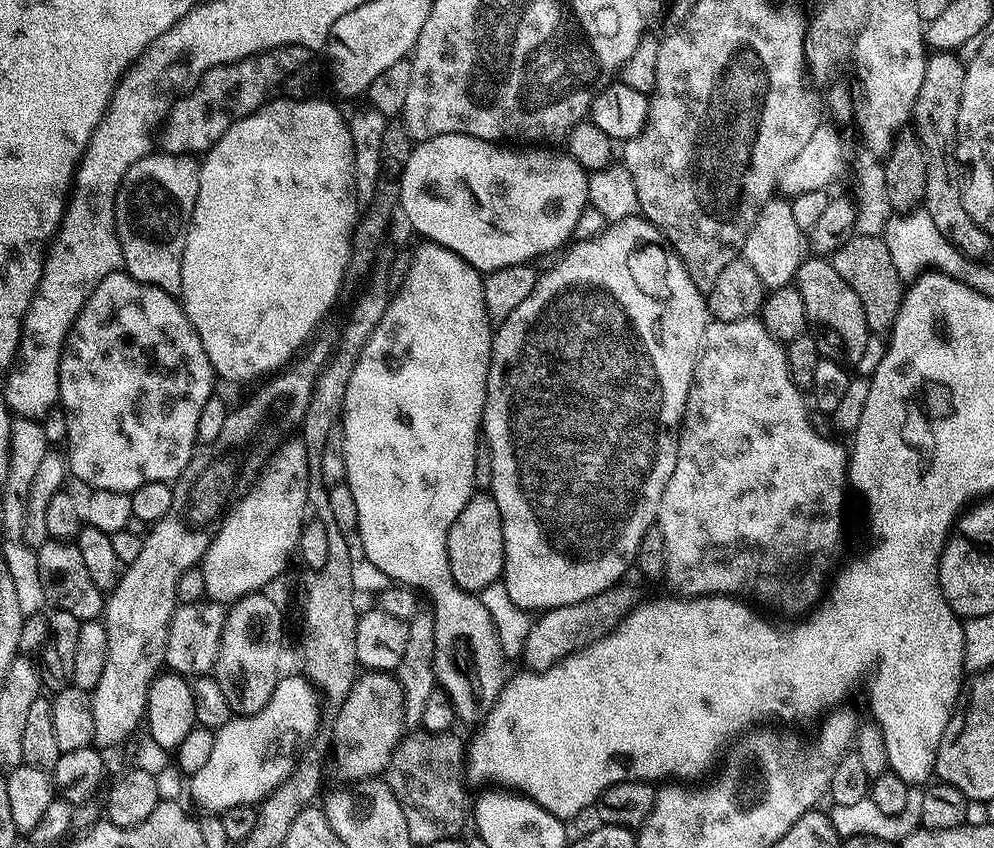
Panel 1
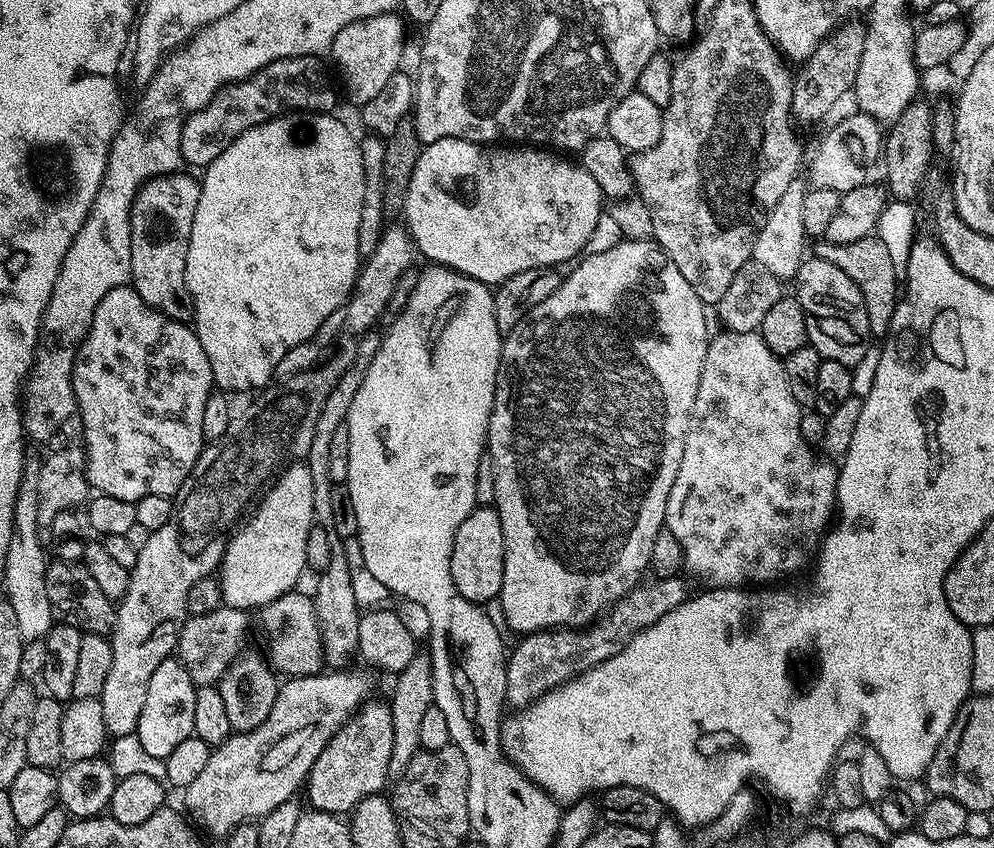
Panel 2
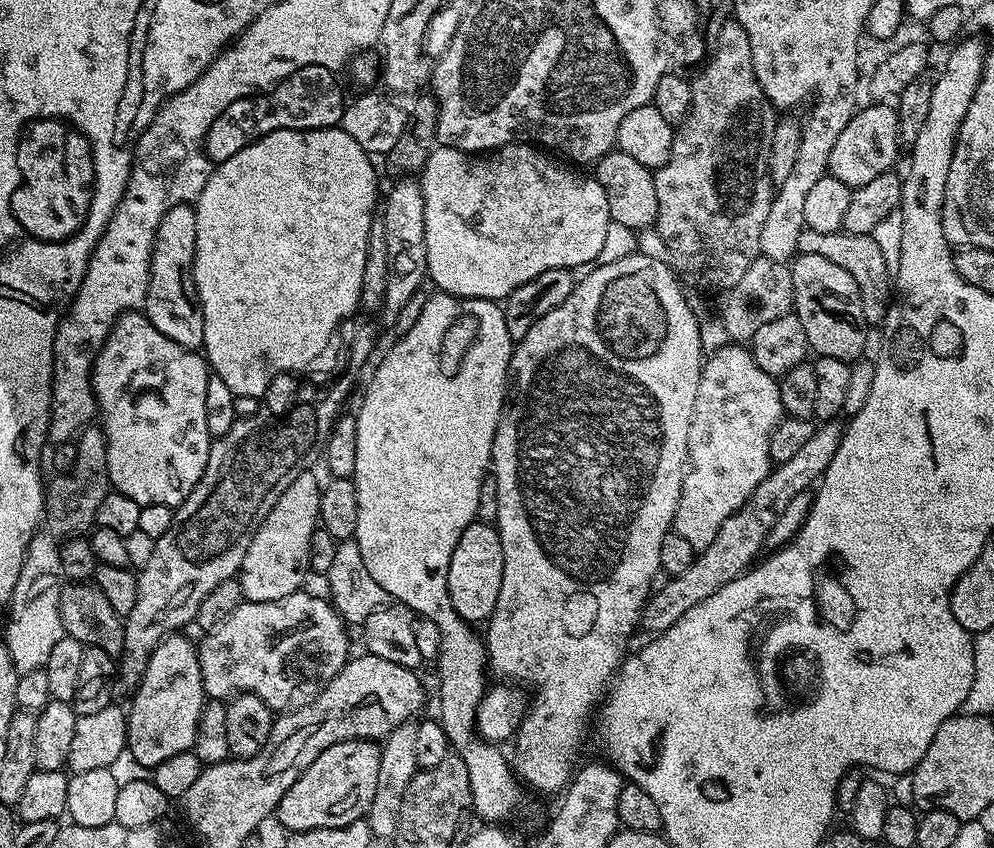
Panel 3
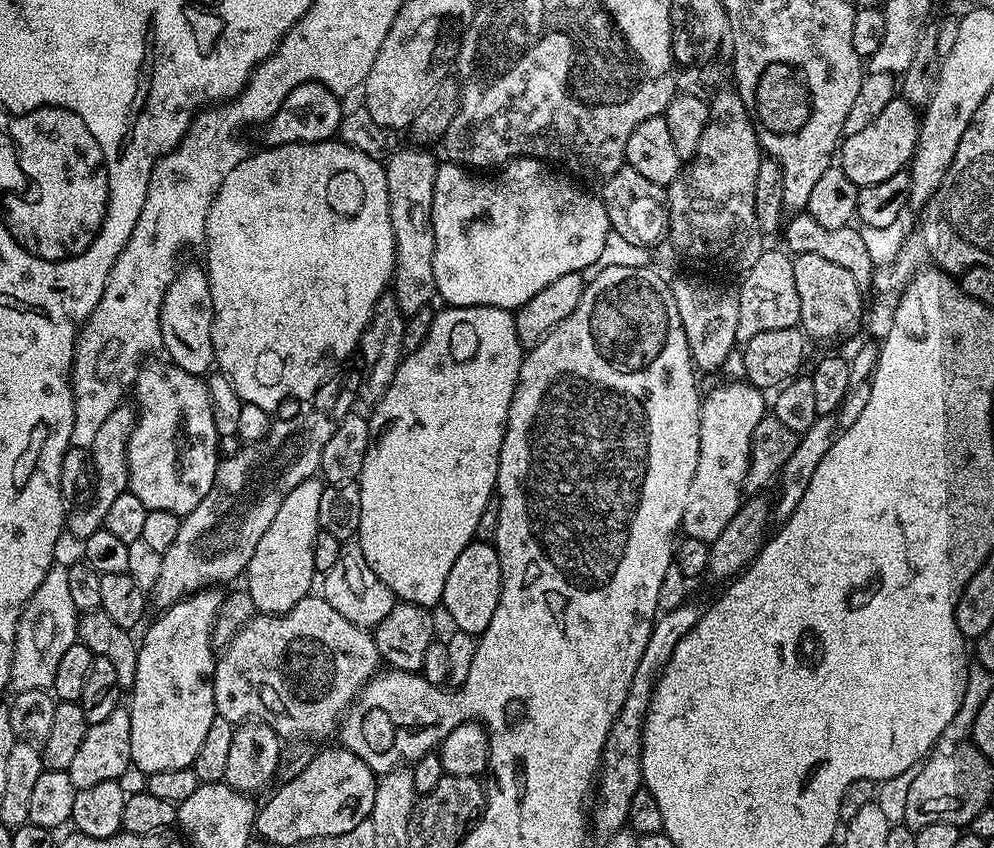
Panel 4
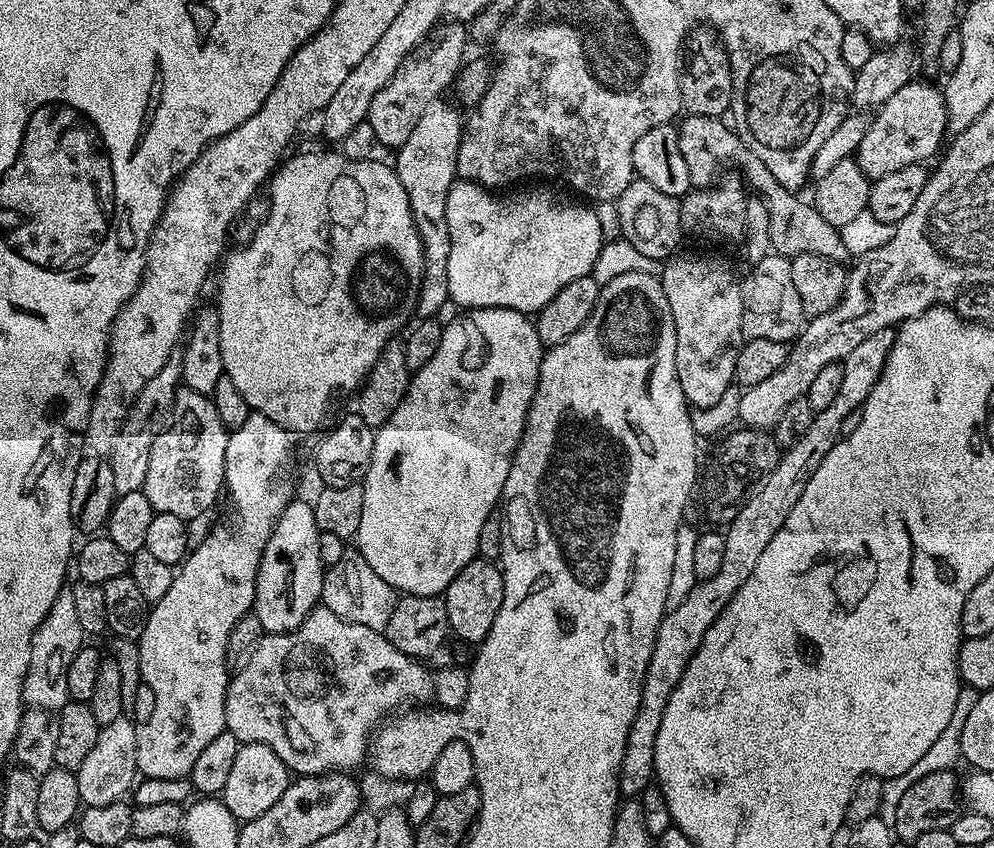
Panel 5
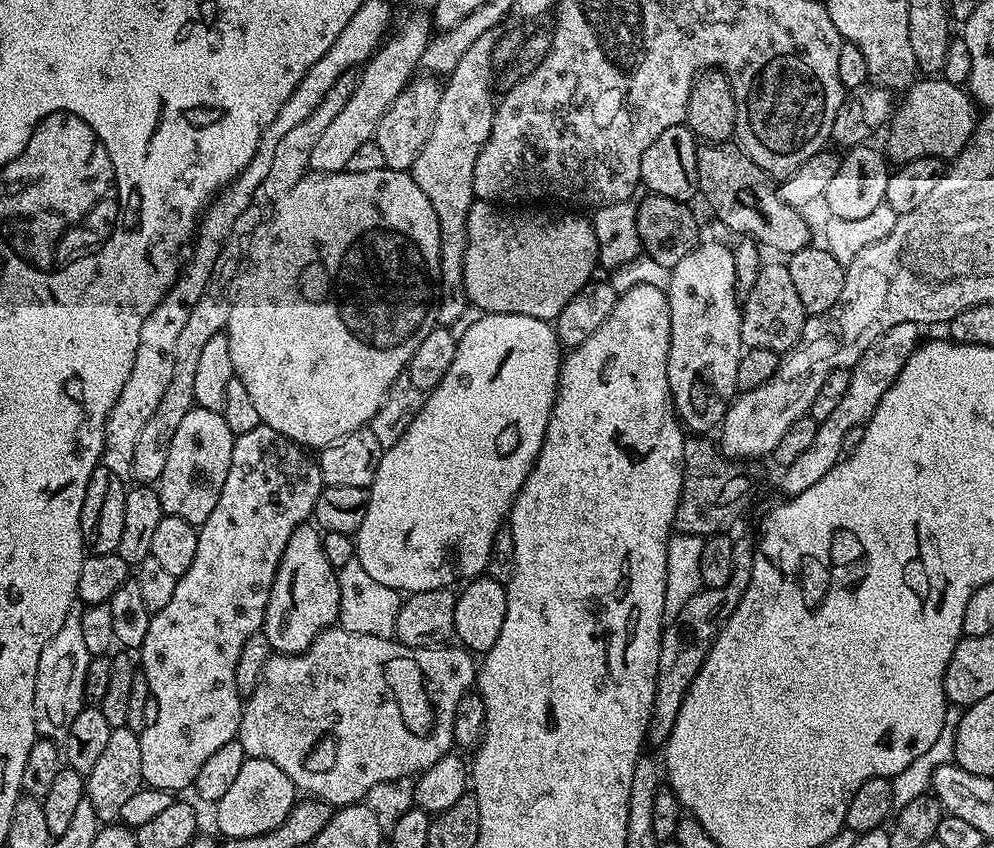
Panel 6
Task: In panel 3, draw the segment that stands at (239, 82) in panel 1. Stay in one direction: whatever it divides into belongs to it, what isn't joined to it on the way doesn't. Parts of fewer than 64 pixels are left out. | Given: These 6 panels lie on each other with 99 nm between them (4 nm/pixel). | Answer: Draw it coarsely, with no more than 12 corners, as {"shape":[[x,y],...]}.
{"shape":[[302,66],[230,102],[202,141],[209,161],[279,128],[337,127],[333,69]]}

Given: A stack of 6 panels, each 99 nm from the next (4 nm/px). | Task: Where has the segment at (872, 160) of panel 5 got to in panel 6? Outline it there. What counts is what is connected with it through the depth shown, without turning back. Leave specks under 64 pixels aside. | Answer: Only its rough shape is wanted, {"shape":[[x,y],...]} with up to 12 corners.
{"shape":[[920,78],[886,125],[889,161],[954,158],[978,108],[961,85]]}

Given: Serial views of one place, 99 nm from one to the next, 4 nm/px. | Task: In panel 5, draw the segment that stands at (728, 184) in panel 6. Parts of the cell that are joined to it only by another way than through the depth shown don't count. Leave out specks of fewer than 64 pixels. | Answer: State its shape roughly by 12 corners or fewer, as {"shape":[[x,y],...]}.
{"shape":[[723,119],[676,128],[692,188],[737,164],[769,210],[771,251],[847,261],[840,229],[766,170]]}

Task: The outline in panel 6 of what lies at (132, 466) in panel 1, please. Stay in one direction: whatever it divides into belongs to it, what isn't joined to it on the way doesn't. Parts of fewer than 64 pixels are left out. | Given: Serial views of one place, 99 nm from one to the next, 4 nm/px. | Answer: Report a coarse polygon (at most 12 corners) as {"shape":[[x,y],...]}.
{"shape":[[193,407],[166,454],[165,516],[197,526],[218,506],[233,434]]}

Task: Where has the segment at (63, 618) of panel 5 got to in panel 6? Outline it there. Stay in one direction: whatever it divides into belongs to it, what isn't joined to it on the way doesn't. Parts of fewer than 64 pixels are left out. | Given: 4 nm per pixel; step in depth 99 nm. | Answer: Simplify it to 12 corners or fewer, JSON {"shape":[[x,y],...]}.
{"shape":[[73,614],[34,682],[37,737],[63,741],[86,707],[93,655]]}

